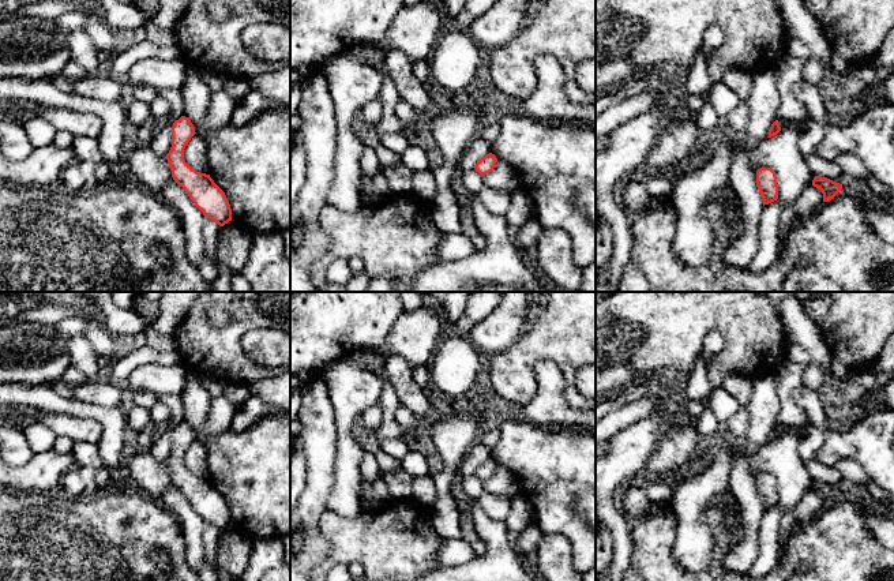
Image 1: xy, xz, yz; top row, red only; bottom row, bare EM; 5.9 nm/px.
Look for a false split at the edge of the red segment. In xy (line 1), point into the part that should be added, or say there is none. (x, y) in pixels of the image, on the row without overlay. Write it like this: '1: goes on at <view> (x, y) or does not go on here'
1: does not go on here

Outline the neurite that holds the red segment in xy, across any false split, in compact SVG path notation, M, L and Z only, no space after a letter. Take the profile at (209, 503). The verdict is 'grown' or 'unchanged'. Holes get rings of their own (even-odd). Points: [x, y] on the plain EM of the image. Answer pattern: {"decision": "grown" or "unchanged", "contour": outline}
{"decision": "unchanged", "contour": "M181 421L173 428L172 453L166 460L172 483L204 522L224 532L232 526L232 514L225 498L210 480L196 477L184 465L184 454L195 439L195 432L188 423Z"}

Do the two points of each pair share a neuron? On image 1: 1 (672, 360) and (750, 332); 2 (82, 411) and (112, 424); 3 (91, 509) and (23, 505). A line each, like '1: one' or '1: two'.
1: one
2: one
3: one

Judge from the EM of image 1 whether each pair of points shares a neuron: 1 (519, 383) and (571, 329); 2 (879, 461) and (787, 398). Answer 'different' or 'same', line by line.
1: same
2: different

